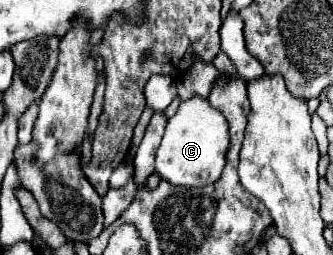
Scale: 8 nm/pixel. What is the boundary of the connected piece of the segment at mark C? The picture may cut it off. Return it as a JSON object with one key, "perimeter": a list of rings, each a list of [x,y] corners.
{"perimeter":[[[191,96],[181,102],[175,116],[167,122],[161,146],[157,150],[155,168],[161,178],[173,186],[207,186],[219,180],[225,166],[225,154],[229,148],[229,132],[225,116],[211,108],[209,100]]]}

